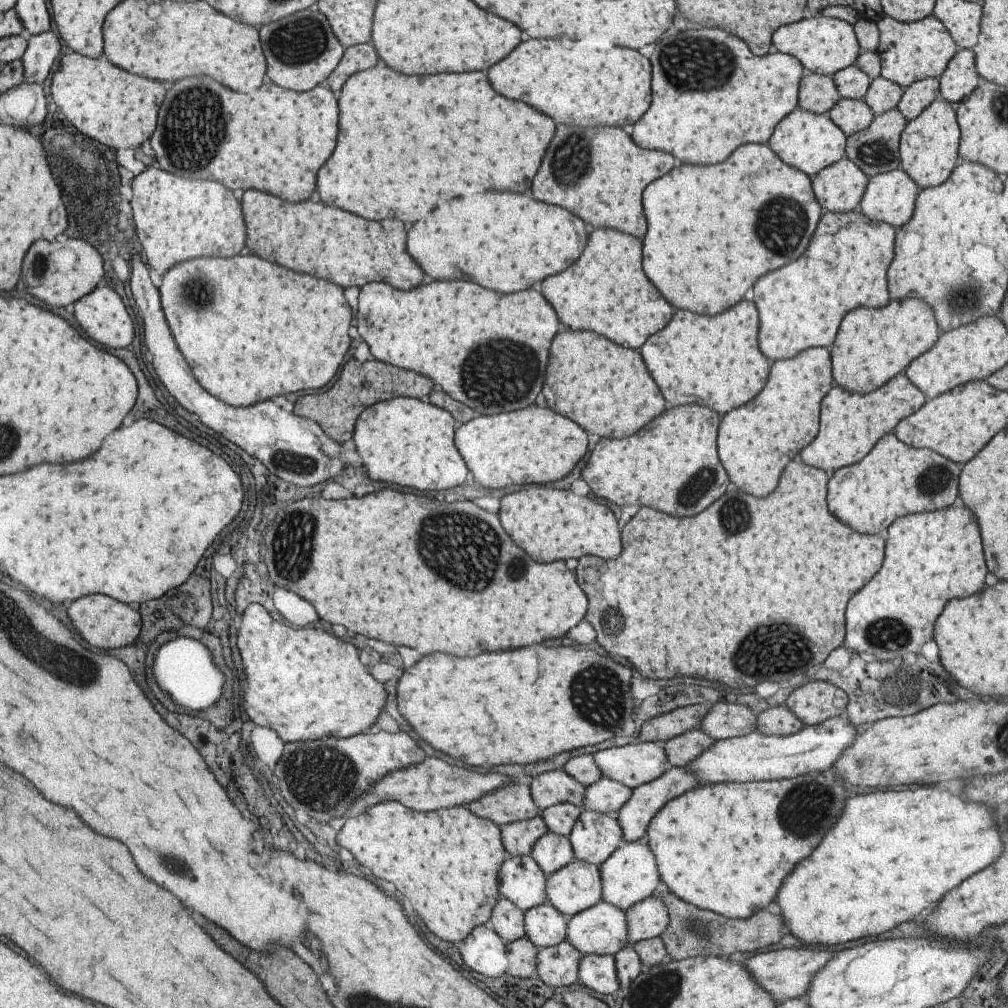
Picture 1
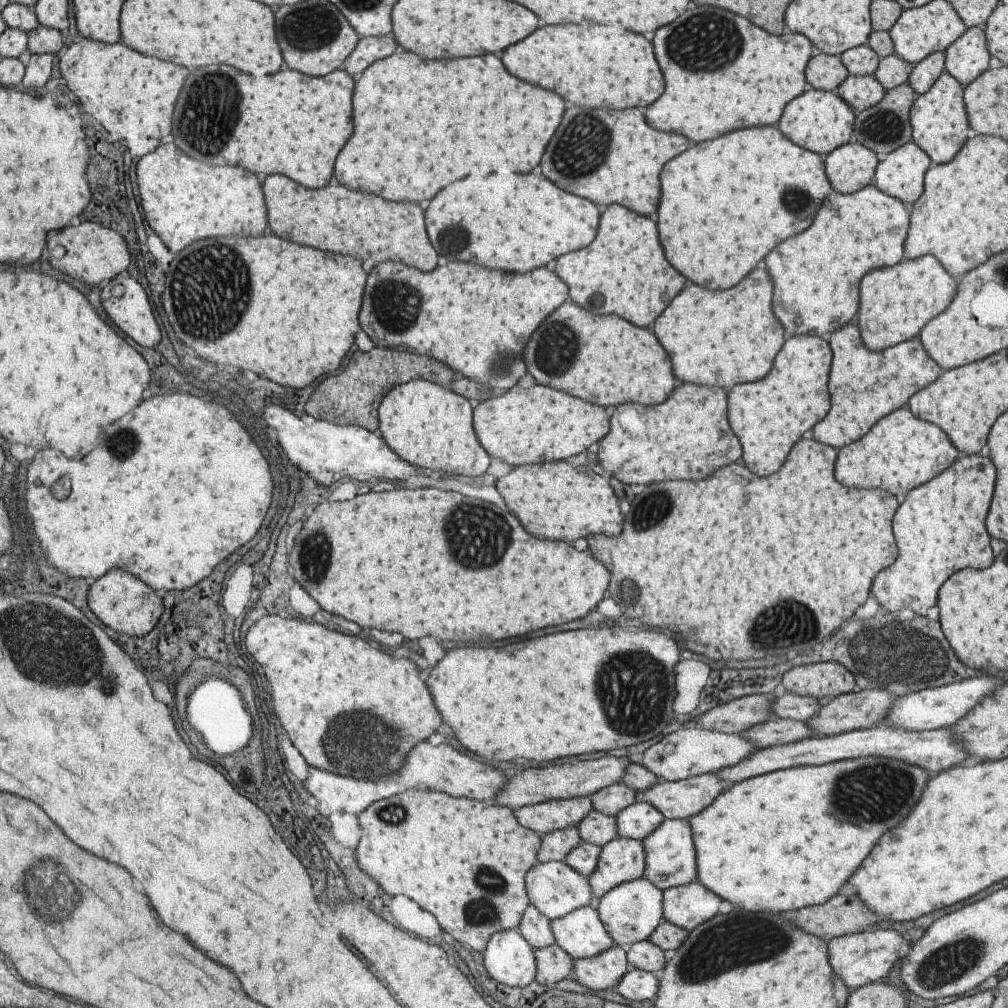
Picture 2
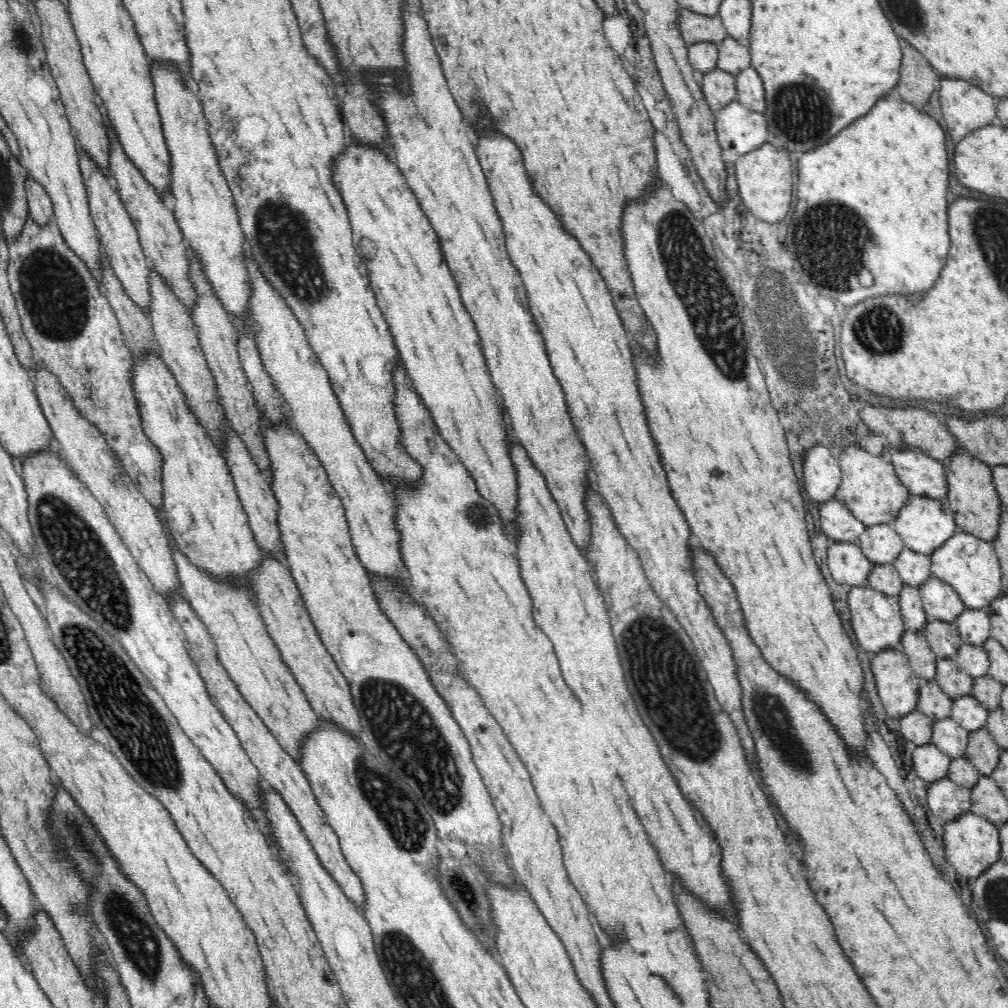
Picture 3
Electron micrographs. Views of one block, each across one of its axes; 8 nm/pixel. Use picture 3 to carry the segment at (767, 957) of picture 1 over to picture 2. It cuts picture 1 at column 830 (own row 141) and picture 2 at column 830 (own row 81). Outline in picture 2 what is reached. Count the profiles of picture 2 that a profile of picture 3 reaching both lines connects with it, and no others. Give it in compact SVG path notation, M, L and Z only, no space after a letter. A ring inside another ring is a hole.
M878 929L832 938L826 942L825 948L827 948L827 962L833 970L833 976L841 978L845 988L851 990L881 981L881 978L889 972L889 968L901 959L906 942L895 930Z

